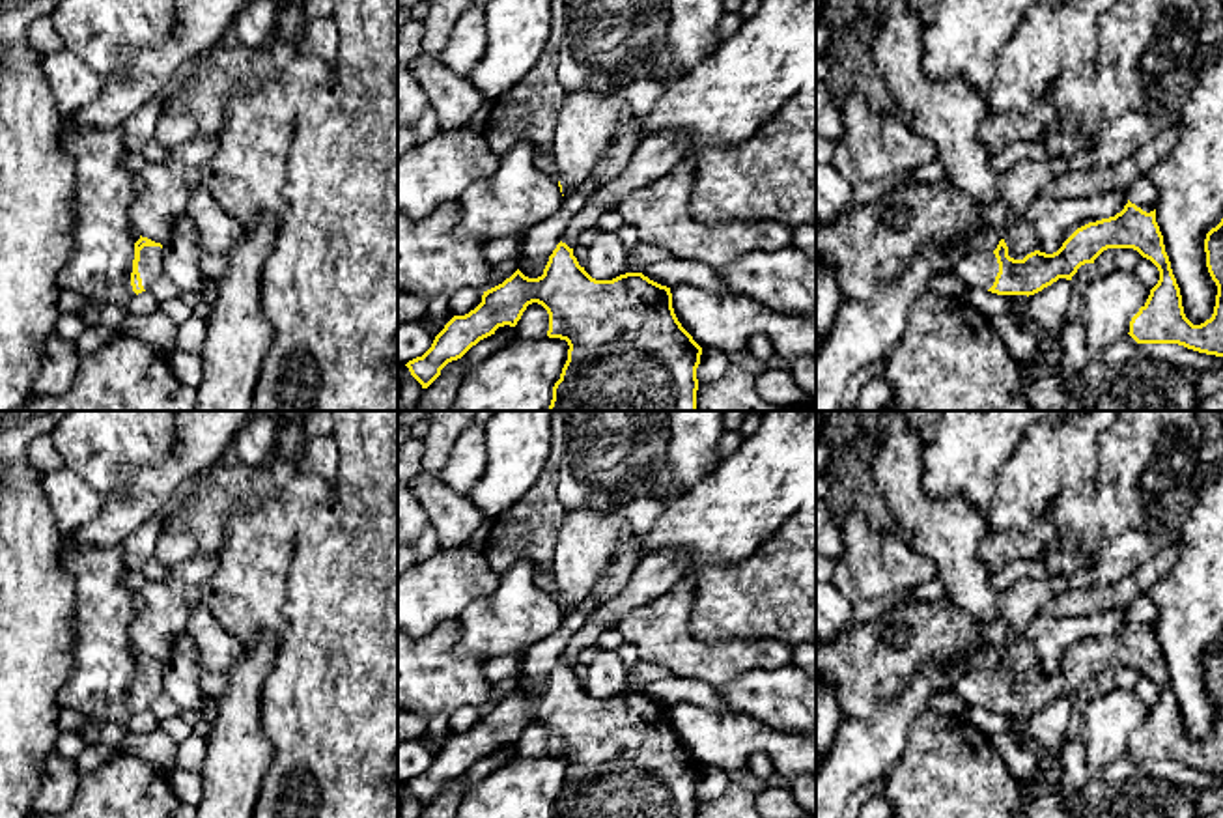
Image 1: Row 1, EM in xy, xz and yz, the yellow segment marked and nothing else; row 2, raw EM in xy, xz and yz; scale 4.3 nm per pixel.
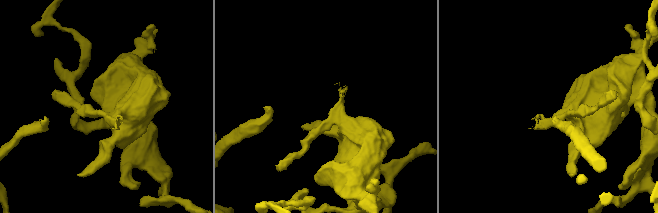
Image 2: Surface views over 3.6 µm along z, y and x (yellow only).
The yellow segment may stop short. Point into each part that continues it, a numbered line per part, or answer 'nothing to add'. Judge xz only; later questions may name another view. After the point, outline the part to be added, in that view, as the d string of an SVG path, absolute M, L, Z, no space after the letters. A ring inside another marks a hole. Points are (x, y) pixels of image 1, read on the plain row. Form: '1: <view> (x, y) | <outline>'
nothing to add

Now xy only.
1: xy (150, 684) | M144 665L140 669L138 691L140 691L144 708L149 708L153 698L162 693L162 667L161 665Z

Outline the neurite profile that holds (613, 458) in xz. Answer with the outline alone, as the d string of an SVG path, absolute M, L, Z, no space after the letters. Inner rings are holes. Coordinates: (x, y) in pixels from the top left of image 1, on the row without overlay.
M562 411L566 454L556 497L569 510L670 499L719 463L724 411Z

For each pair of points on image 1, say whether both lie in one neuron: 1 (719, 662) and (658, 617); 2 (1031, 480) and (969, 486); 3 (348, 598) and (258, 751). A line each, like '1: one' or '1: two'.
1: one
2: two
3: two

